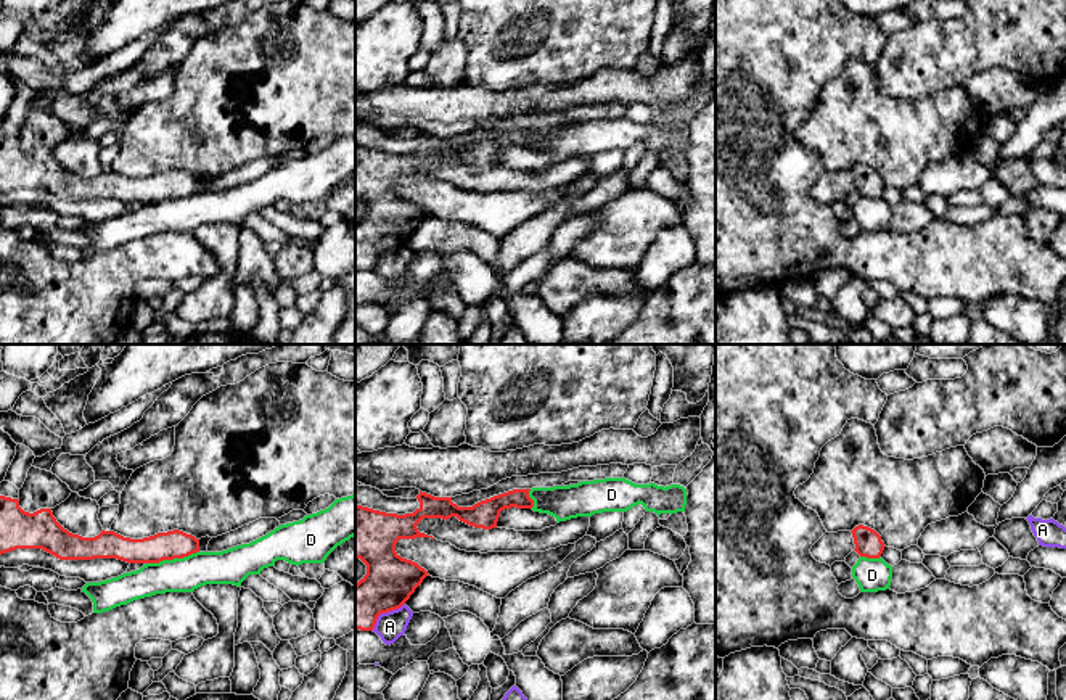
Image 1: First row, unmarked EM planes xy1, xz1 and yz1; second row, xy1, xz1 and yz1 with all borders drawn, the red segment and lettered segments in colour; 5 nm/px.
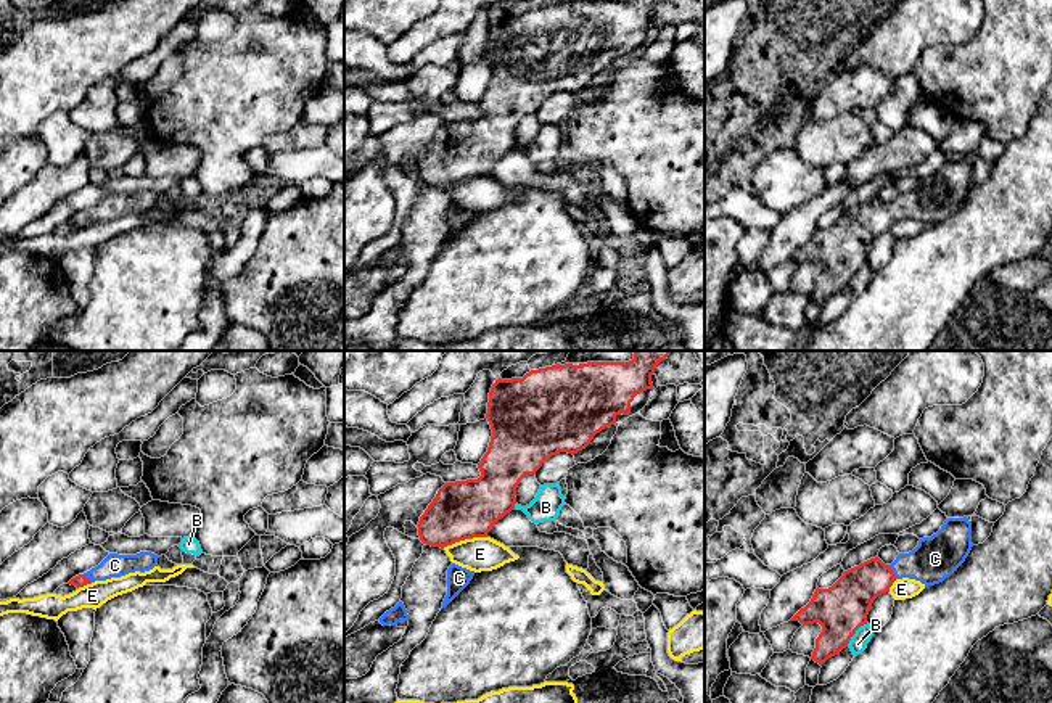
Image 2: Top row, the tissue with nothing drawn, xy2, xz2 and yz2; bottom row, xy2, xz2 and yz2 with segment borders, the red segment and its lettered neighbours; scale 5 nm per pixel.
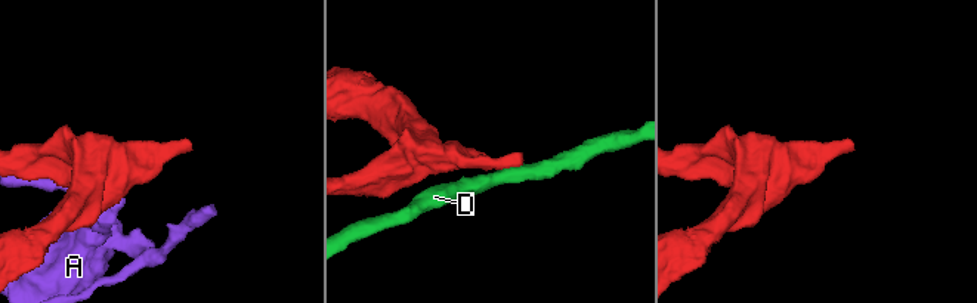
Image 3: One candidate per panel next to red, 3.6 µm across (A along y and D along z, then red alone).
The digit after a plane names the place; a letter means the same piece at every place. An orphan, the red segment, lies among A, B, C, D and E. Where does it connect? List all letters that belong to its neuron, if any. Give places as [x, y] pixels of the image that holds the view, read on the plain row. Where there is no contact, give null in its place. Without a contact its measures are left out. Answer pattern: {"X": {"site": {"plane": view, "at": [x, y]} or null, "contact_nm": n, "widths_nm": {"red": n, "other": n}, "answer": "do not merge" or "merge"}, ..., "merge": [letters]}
{"A": {"site": {"plane": "xz1", "at": [385, 251]}, "contact_nm": 220, "widths_nm": {"red": 260, "other": 150}, "answer": "do not merge"}, "B": {"site": {"plane": "yz2", "at": [854, 272]}, "contact_nm": 160, "widths_nm": {"red": 260, "other": 90}, "answer": "do not merge"}, "C": {"site": {"plane": "yz2", "at": [891, 211]}, "contact_nm": 80, "widths_nm": {"red": 220, "other": 220}, "answer": "merge"}, "D": {"site": {"plane": "xy1", "at": [172, 198]}, "contact_nm": 280, "widths_nm": {"red": 140, "other": 180}, "answer": "do not merge"}, "E": {"site": {"plane": "xz2", "at": [464, 179]}, "contact_nm": 220, "widths_nm": {"red": 300, "other": 180}, "answer": "do not merge"}, "merge": ["C"]}

